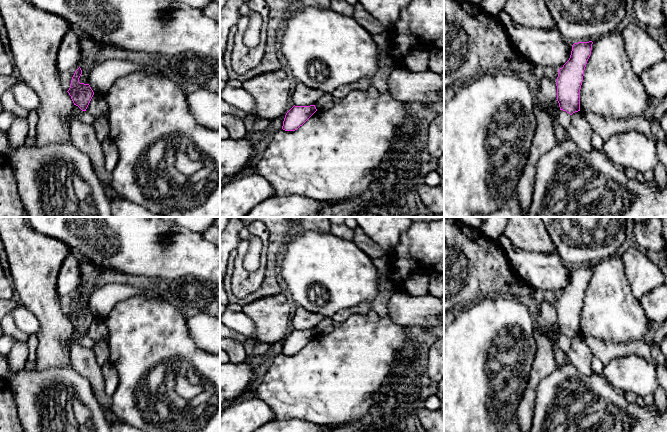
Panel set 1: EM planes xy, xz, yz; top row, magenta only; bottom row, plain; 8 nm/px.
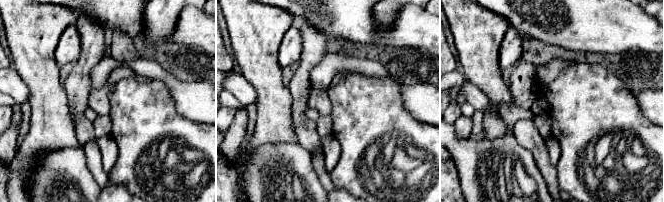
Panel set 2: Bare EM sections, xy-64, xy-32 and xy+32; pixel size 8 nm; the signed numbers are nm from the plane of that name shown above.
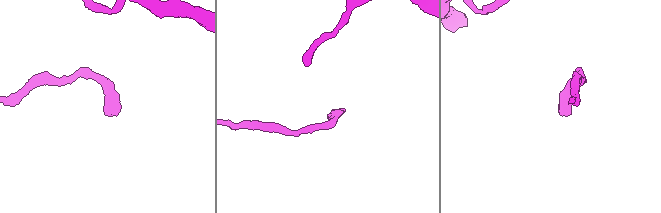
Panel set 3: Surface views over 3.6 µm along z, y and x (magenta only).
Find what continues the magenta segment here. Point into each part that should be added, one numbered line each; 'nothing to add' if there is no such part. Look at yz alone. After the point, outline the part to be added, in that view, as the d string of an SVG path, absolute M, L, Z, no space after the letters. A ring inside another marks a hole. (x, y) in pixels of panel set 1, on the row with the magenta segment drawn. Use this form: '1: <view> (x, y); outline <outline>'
nothing to add

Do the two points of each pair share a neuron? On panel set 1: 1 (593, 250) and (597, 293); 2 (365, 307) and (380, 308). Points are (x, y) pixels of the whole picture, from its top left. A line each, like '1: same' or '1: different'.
1: different
2: same

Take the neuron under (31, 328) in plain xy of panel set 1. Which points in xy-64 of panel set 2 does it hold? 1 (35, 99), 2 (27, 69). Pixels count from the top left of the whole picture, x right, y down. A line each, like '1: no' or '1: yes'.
1: no
2: no

